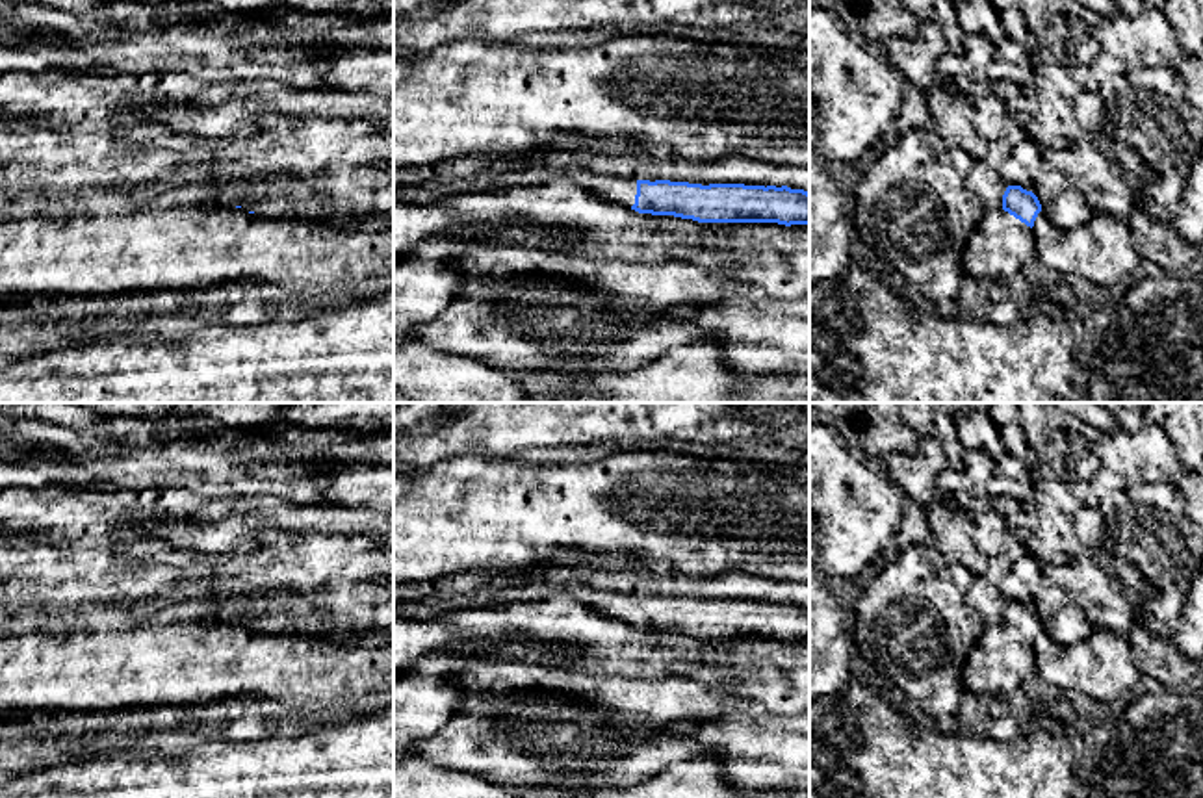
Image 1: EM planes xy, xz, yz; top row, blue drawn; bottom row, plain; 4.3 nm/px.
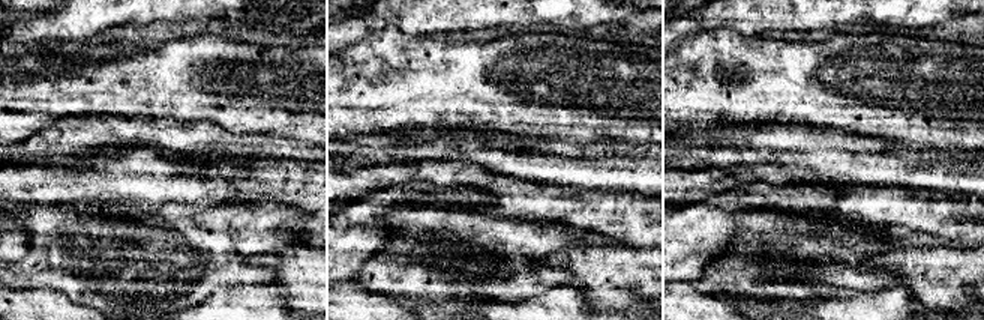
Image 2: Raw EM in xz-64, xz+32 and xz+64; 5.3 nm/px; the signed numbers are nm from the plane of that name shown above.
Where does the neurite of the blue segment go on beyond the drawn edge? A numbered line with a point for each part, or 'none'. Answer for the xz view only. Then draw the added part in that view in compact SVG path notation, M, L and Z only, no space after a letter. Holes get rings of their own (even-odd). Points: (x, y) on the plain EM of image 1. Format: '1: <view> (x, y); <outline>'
1: xz (611, 604); M570 581L561 588L596 614L627 624L635 620L637 596L618 590L603 590L577 581Z

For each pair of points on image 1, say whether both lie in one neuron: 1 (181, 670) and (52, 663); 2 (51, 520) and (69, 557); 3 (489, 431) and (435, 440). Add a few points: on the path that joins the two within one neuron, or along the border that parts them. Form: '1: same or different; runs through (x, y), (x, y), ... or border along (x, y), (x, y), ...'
1: same; runs through (149, 669), (84, 669)
2: different; border along (43, 539), (58, 542)
3: same; runs through (476, 431), (459, 431), (448, 438)

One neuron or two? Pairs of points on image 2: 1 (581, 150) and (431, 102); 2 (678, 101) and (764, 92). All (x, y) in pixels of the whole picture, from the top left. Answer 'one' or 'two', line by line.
1: two
2: one

